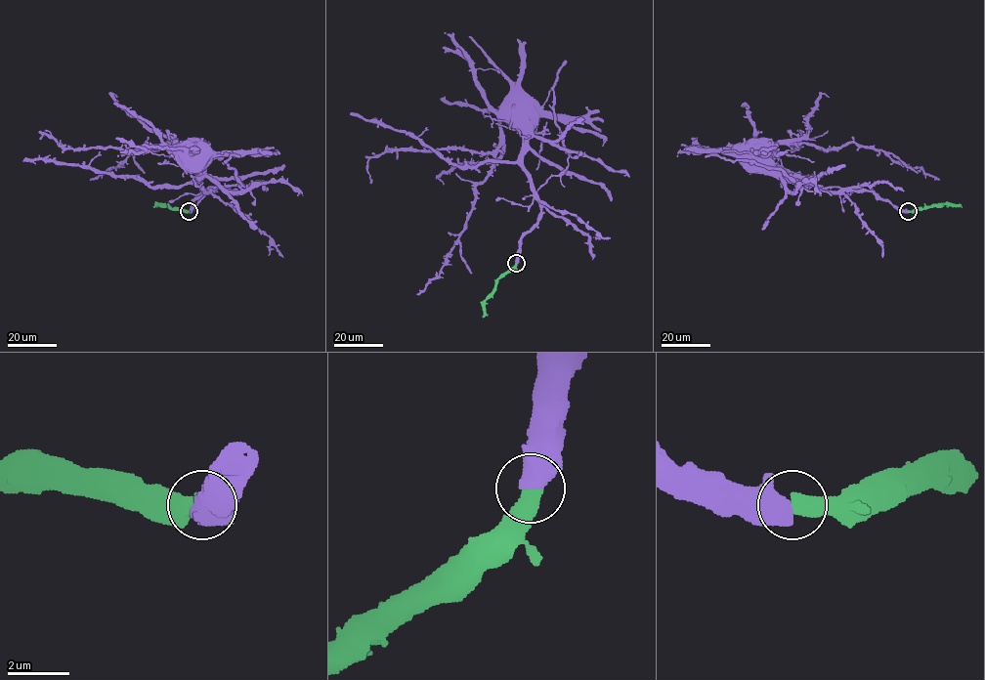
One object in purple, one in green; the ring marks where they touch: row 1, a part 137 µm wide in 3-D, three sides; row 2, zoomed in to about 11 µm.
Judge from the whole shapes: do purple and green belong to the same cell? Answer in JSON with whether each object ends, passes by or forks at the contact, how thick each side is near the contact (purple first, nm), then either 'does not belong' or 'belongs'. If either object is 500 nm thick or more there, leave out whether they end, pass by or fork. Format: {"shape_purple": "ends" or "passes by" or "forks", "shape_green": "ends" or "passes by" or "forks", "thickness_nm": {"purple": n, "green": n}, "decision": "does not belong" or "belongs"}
{"thickness_nm": {"purple": 650, "green": 550}, "decision": "belongs"}

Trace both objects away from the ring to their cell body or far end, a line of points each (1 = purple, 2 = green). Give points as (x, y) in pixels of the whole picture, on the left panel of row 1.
1: (190, 211), (193, 200), (213, 191), (205, 191), (196, 182), (206, 168), (206, 155), (199, 148), (192, 151)
2: (190, 211), (159, 204), (155, 207)

